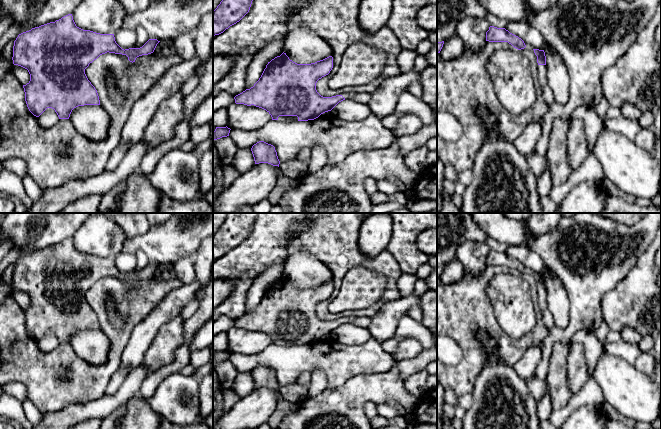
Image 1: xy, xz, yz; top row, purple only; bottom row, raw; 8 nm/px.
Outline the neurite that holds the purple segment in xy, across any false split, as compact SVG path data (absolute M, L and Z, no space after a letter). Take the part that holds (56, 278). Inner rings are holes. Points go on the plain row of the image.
M68 238L55 246L50 246L18 259L13 270L13 288L28 294L30 305L23 309L25 325L29 335L39 341L47 332L52 332L57 337L59 343L69 343L72 334L78 330L100 329L99 320L95 311L88 304L85 293L100 279L109 277L122 278L128 281L130 286L135 286L136 282L154 276L157 263L149 263L140 272L122 273L115 265L114 258L100 258L90 254L83 254L76 250L72 238Z

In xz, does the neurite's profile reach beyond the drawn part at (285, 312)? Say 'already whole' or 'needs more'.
needs more

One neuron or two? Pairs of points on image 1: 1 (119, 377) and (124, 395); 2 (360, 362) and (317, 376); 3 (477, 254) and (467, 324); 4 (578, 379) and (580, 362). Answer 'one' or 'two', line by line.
1: two
2: two
3: two
4: one

